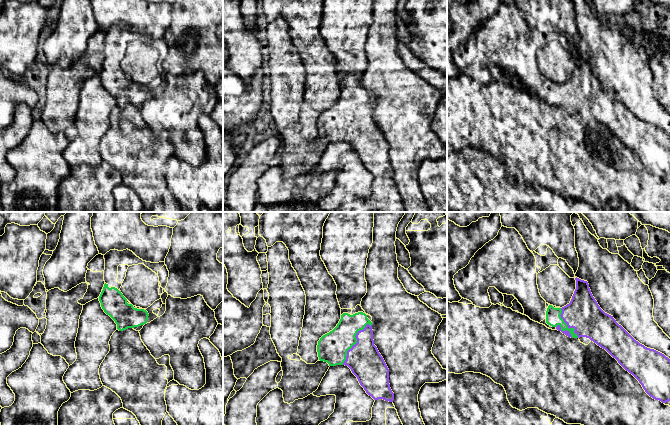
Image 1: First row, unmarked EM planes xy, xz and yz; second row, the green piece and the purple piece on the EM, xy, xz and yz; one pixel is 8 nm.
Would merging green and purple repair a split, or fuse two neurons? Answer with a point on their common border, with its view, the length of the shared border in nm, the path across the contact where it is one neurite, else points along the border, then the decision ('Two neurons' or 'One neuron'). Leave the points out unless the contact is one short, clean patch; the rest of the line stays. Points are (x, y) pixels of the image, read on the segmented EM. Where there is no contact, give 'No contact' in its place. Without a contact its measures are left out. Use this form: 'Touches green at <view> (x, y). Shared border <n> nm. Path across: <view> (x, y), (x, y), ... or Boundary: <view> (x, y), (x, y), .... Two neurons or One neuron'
Touches green at yz (566, 325). Shared border 280 nm. One neuron

